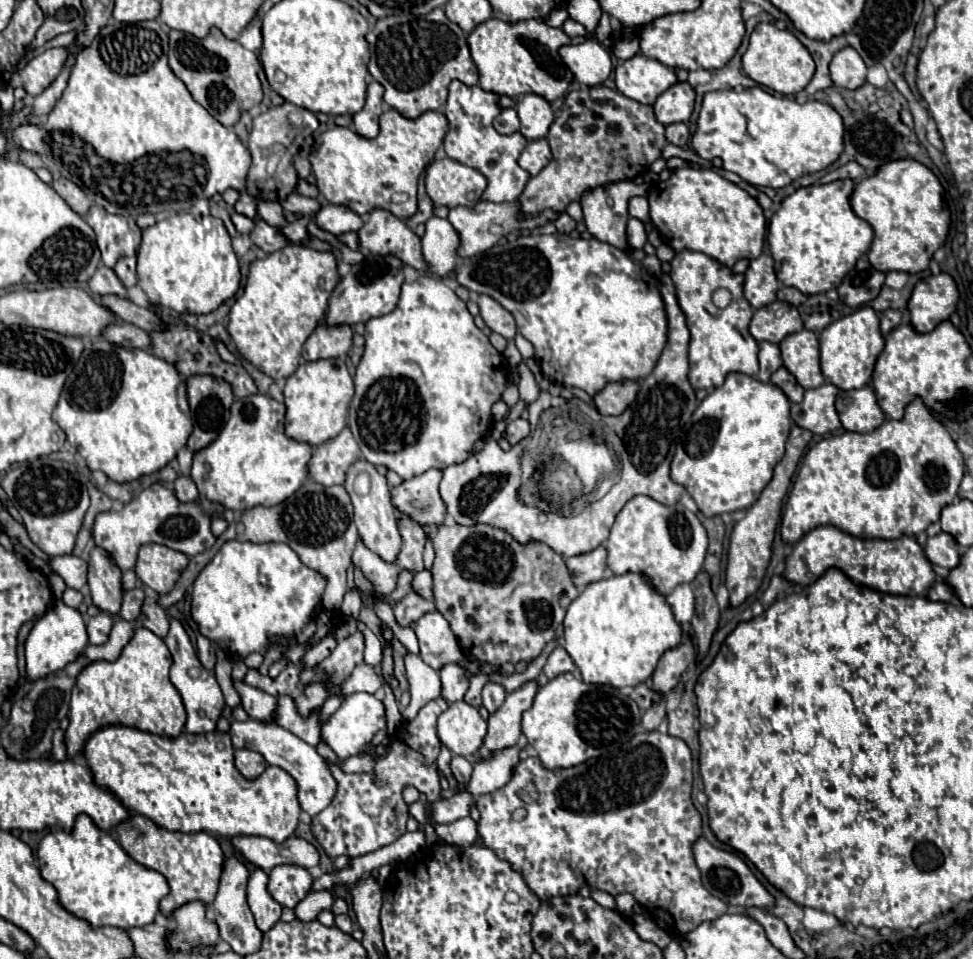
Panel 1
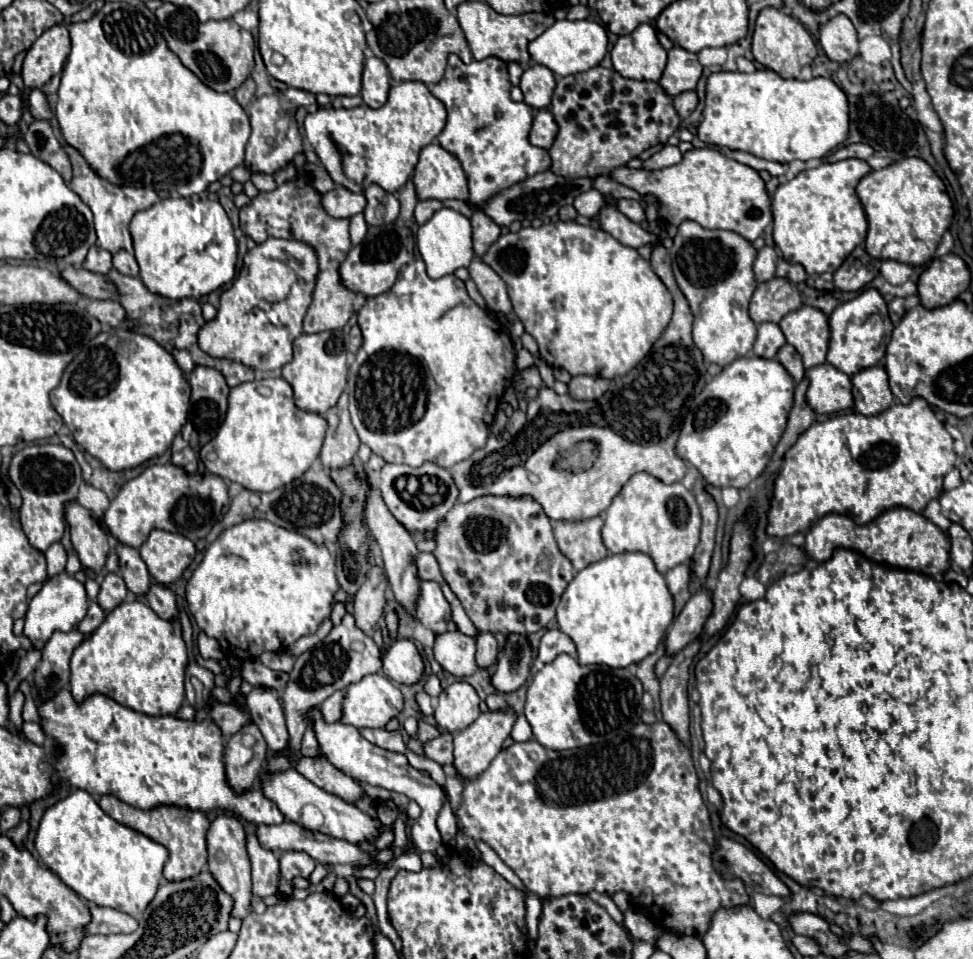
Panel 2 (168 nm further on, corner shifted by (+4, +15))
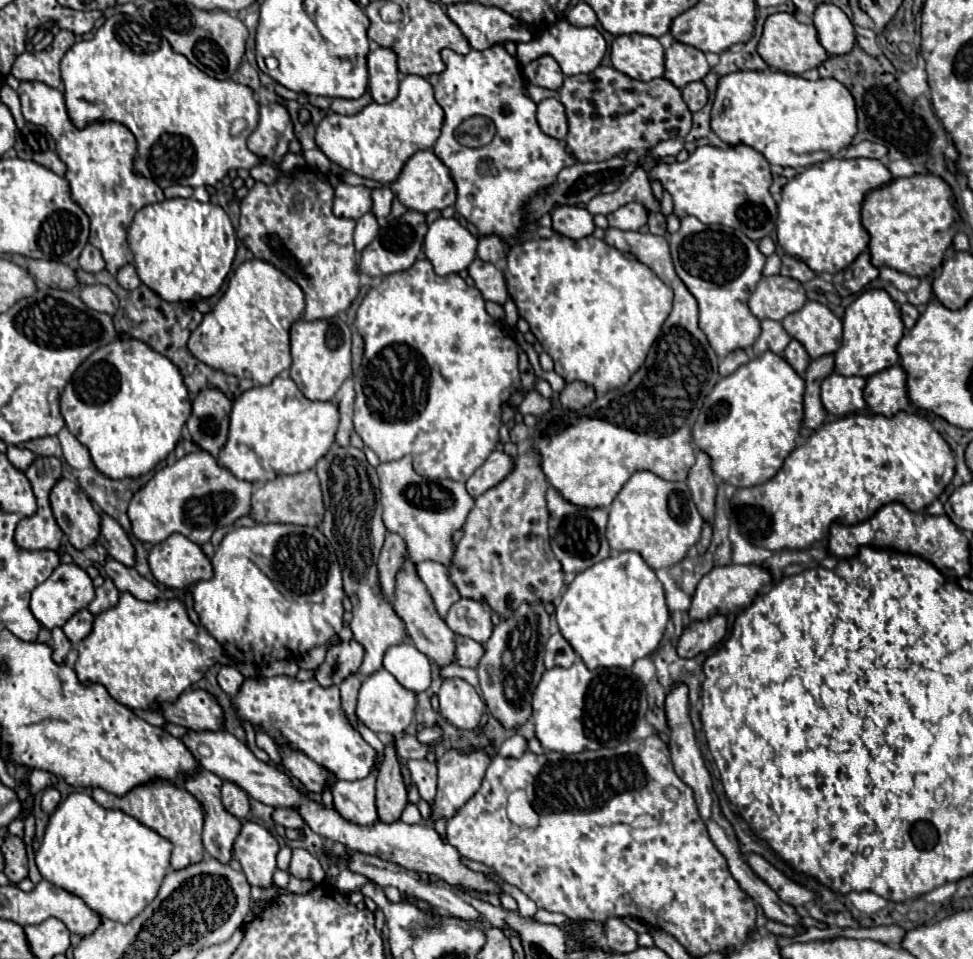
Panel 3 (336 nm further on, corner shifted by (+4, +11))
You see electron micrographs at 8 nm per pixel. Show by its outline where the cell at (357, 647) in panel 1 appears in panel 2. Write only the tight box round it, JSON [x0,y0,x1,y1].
[352,566,388,636]

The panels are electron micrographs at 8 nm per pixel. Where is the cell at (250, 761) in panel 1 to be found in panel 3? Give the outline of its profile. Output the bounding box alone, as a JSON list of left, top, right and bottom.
[222,782,250,818]

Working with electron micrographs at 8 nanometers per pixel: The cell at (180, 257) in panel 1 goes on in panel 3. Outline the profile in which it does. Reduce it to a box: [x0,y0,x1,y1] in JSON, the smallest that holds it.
[128,198,236,302]

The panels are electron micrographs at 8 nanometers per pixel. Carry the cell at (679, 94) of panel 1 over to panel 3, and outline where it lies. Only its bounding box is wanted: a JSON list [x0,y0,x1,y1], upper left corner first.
[664,42,710,88]

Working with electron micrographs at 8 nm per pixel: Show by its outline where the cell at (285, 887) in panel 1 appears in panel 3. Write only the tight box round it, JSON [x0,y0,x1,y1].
[290,848,326,884]

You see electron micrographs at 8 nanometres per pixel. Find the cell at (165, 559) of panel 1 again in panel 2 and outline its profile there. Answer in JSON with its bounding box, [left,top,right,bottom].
[140,530,196,586]

